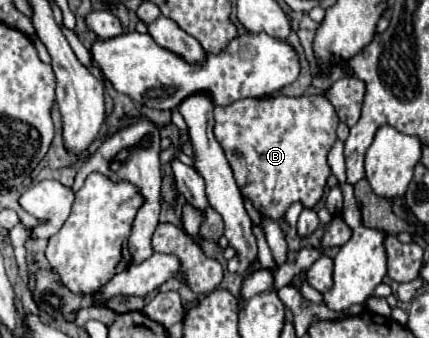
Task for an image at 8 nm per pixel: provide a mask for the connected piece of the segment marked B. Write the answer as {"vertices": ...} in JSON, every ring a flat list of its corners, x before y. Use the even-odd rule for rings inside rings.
{"vertices":[[276,96,270,100,244,98,228,106,216,106,214,120,214,136,226,150,228,162,234,170,234,178,242,194,246,194,262,214,280,220,292,202,300,200,306,208,312,208,322,198,326,178,330,176,326,156,336,142,336,126,340,122,334,106,328,102,326,96]]}

